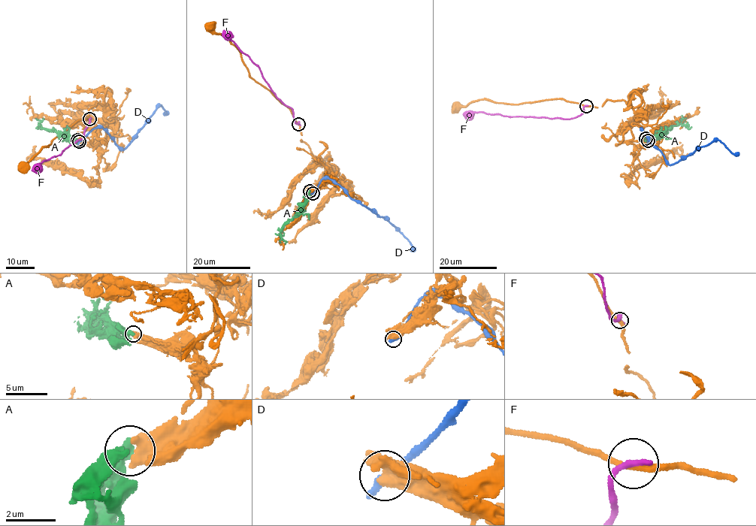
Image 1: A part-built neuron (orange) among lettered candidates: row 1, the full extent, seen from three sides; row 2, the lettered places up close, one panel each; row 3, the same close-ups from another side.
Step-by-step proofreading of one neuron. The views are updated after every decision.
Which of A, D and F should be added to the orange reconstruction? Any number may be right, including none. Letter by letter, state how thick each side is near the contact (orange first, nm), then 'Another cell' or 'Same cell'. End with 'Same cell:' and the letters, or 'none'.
A: Thickness 550 nm (orange) against 440 nm. Same cell
D: Thickness 480 nm (orange) against 360 nm. Another cell
F: Thickness 260 nm (orange) against 320 nm. Another cell
Same cell: A

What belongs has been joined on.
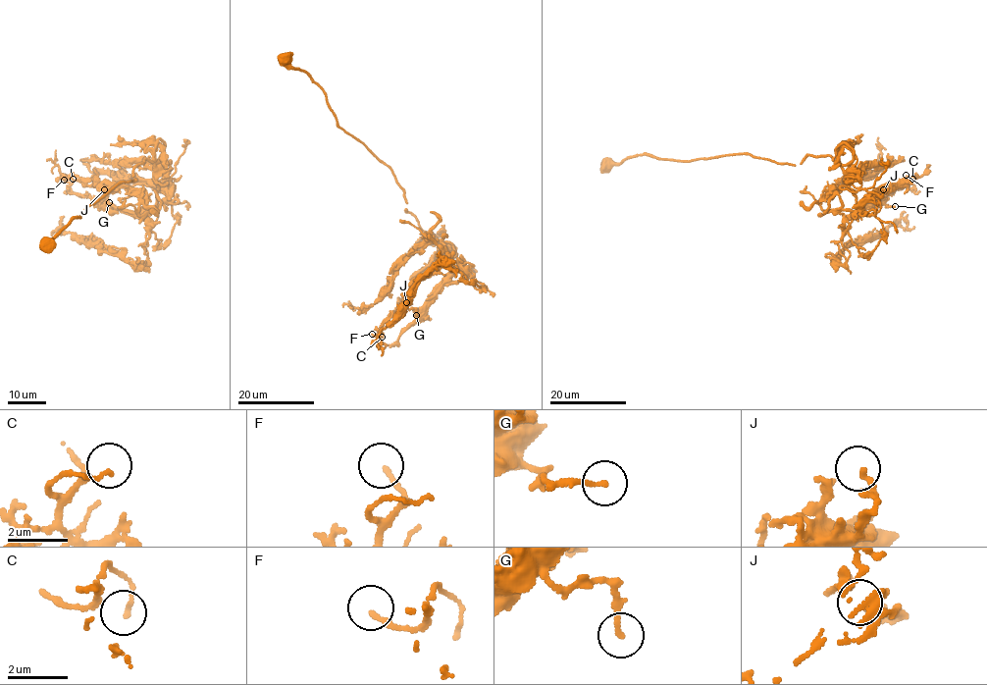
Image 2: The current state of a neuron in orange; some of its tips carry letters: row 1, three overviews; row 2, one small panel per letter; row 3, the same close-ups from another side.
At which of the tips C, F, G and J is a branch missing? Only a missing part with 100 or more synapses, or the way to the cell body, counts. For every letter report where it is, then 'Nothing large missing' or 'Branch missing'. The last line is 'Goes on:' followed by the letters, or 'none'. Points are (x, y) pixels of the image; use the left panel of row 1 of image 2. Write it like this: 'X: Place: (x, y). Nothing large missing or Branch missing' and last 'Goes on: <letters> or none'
C: Place: (73, 179). Nothing large missing
F: Place: (64, 180). Nothing large missing
G: Place: (109, 202). Nothing large missing
J: Place: (104, 189). Nothing large missing
Goes on: none

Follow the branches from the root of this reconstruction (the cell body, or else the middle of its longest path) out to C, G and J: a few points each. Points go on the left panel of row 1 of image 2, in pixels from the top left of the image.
C: (45, 242), (135, 180), (147, 158), (159, 205), (134, 215), (73, 192), (73, 179)
G: (45, 242), (135, 180), (145, 159), (155, 163), (159, 205), (141, 217), (101, 204), (109, 202)
J: (45, 242), (135, 180), (145, 159), (155, 163), (159, 205), (141, 217), (115, 208), (104, 189)

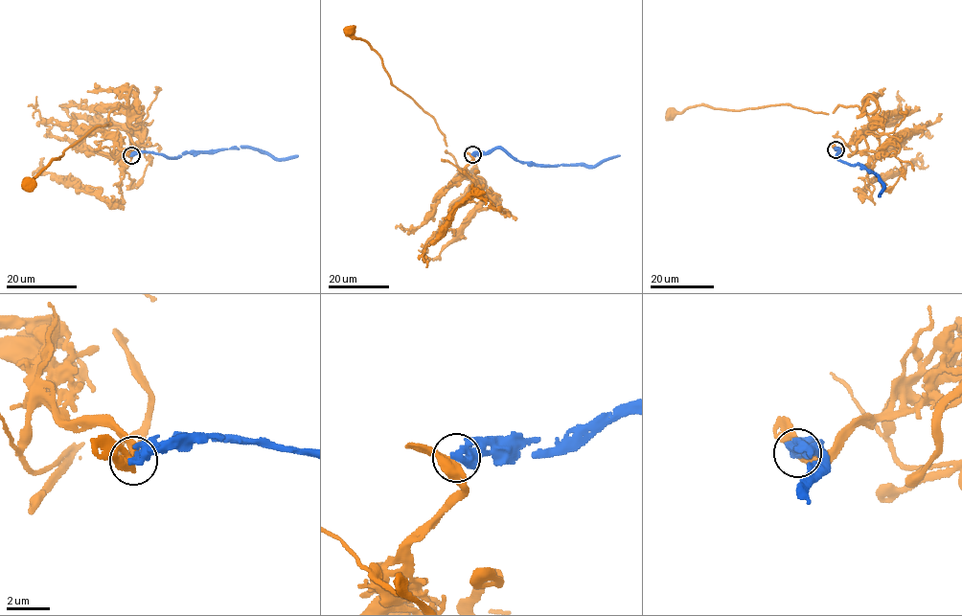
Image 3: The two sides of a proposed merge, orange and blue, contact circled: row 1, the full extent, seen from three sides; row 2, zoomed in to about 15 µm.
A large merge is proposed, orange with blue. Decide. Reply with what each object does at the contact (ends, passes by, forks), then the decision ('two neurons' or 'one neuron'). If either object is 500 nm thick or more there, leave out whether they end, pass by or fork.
two neurons

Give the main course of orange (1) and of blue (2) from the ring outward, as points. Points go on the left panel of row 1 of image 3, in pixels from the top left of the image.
1: (130, 155), (116, 146), (112, 154), (132, 148), (130, 112), (121, 104), (111, 125), (93, 127), (27, 182)
2: (130, 155), (151, 151), (169, 157), (180, 157), (183, 153), (249, 146), (277, 158), (298, 155)

